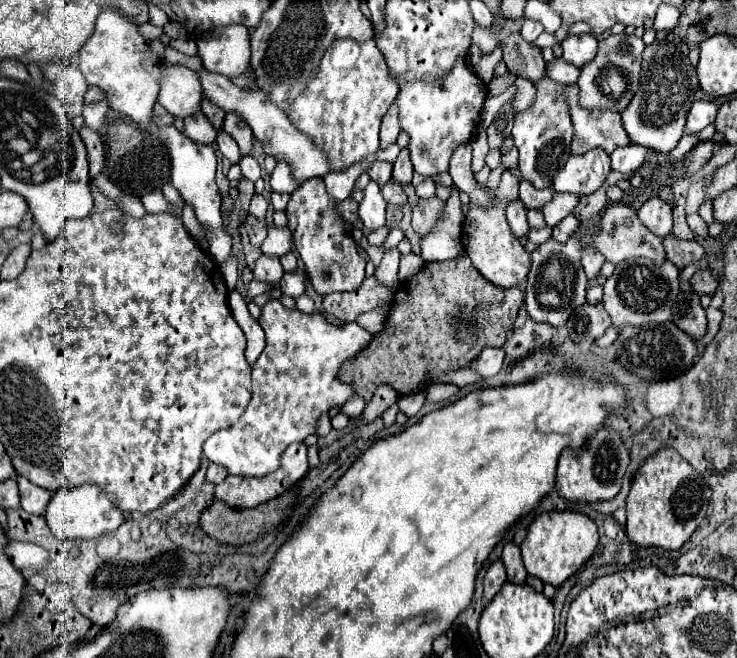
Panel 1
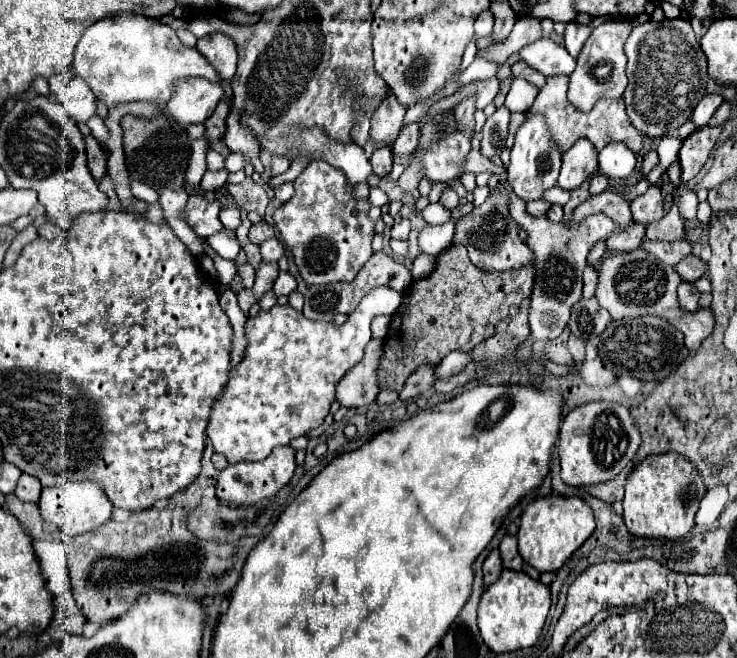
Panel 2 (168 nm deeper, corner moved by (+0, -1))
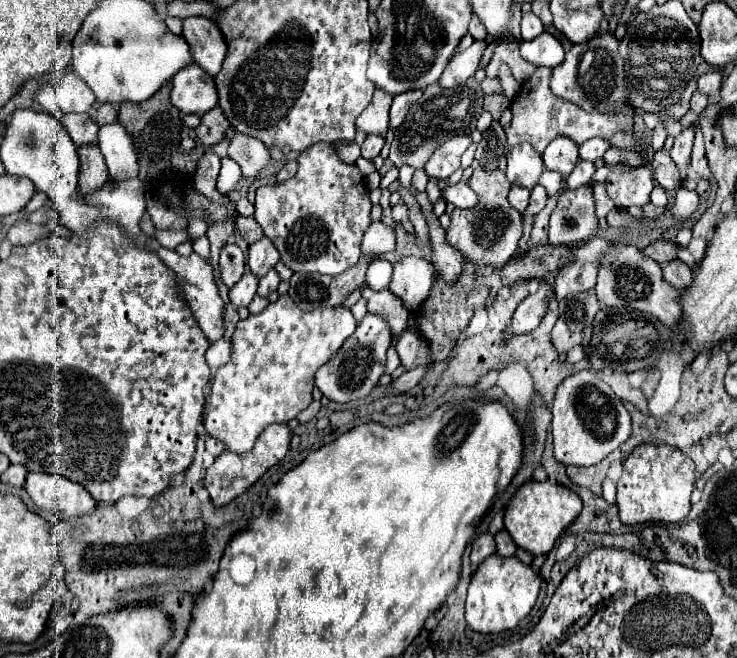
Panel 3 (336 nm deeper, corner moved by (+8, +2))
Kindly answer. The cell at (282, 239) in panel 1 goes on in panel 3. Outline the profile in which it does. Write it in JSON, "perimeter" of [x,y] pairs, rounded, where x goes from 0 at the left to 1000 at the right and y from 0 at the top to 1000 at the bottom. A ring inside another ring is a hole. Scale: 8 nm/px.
{"perimeter":[[[355,360],[353,366],[339,372],[336,384],[336,406],[347,421],[358,421],[372,403],[380,397],[380,388],[372,375],[372,369],[364,360]]]}

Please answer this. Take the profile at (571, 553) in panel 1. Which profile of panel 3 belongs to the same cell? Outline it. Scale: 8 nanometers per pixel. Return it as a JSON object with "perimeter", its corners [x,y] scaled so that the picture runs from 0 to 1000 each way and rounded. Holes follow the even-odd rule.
{"perimeter":[[[716,731],[711,734],[695,761],[689,764],[687,786],[684,786],[684,801],[697,819],[697,825],[716,840],[727,843],[744,843],[749,831],[757,825],[757,819],[765,813],[765,807],[779,795],[779,789],[790,777],[790,761],[784,752],[763,737],[749,737],[744,731],[730,734],[730,731]]]}

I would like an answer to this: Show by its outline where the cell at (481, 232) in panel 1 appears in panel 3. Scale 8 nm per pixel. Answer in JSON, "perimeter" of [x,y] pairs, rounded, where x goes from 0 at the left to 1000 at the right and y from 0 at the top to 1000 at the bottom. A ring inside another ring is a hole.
{"perimeter":[[[646,257],[635,272],[638,287],[649,296],[643,318],[616,318],[611,327],[611,345],[605,348],[605,366],[624,378],[646,403],[684,403],[703,384],[708,363],[708,327],[687,305],[692,278],[681,260]]]}

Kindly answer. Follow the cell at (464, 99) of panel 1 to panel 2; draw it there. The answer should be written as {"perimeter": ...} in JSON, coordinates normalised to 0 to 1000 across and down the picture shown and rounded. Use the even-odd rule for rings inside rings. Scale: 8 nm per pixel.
{"perimeter":[[[611,201],[597,213],[586,216],[573,237],[578,271],[586,277],[619,274],[627,261],[627,252],[638,228],[640,228],[638,210],[624,207],[619,201]]]}

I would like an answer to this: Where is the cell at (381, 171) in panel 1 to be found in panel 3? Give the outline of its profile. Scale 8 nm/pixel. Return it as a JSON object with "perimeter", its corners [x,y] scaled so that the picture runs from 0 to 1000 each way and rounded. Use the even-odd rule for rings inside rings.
{"perimeter":[[[499,205],[497,214],[491,217],[491,239],[499,242],[499,245],[505,245],[510,236],[516,236],[518,223],[521,223],[521,211],[518,211],[518,208]]]}

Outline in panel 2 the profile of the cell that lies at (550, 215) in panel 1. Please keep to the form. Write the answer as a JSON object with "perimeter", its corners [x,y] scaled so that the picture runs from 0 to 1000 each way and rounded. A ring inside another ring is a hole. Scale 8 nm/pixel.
{"perimeter":[[[730,301],[730,304],[722,304],[722,307],[714,307],[714,319],[722,325],[722,328],[738,328],[744,322],[746,310],[738,304],[738,301]]]}

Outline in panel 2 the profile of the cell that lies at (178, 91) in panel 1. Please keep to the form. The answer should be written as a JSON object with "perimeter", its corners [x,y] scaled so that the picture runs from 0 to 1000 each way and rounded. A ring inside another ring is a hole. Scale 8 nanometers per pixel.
{"perimeter":[[[255,119],[242,125],[225,170],[247,188],[271,188],[288,176],[293,158],[304,146],[299,128],[277,119]]]}

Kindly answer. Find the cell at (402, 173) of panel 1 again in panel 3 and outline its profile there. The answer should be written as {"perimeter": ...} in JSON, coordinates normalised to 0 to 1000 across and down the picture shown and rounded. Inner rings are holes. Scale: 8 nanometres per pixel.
{"perimeter":[[[554,138],[548,144],[537,144],[532,166],[529,166],[529,196],[540,196],[548,187],[548,178],[559,157],[564,157],[573,147],[573,138]]]}

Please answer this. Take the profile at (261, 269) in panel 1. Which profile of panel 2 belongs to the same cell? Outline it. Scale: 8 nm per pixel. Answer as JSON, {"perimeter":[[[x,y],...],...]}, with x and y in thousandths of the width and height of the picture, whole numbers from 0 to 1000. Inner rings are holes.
{"perimeter":[[[355,398],[353,407],[347,410],[347,429],[342,435],[342,447],[347,456],[353,456],[372,432],[374,419],[377,419],[377,401],[366,401],[366,398]]]}

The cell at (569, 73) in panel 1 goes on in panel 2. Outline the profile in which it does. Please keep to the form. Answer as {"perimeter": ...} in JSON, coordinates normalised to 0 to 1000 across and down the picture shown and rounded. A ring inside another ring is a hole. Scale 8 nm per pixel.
{"perimeter":[[[733,58],[711,70],[706,76],[706,88],[738,116],[773,116],[782,103],[782,91],[771,82],[771,76],[754,67],[749,58]]]}

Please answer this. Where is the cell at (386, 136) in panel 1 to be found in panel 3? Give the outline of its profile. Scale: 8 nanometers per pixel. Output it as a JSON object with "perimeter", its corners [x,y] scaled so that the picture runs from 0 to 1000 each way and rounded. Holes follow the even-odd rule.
{"perimeter":[[[518,135],[507,138],[505,157],[494,166],[488,181],[483,181],[483,193],[494,199],[497,205],[524,205],[526,199],[526,172],[532,160],[532,144],[526,144]]]}

